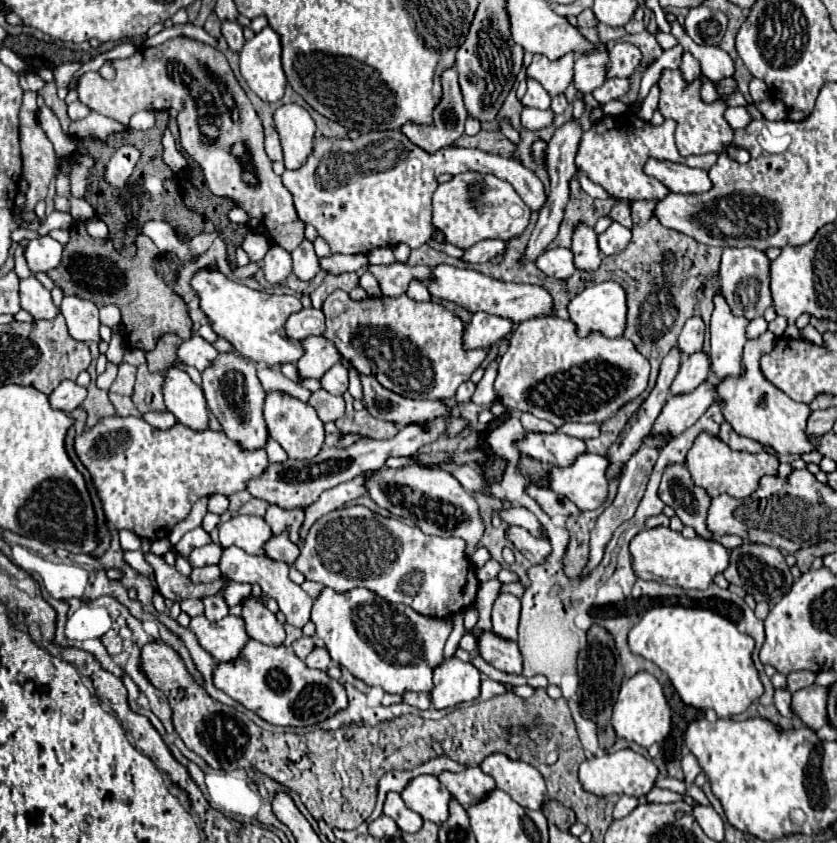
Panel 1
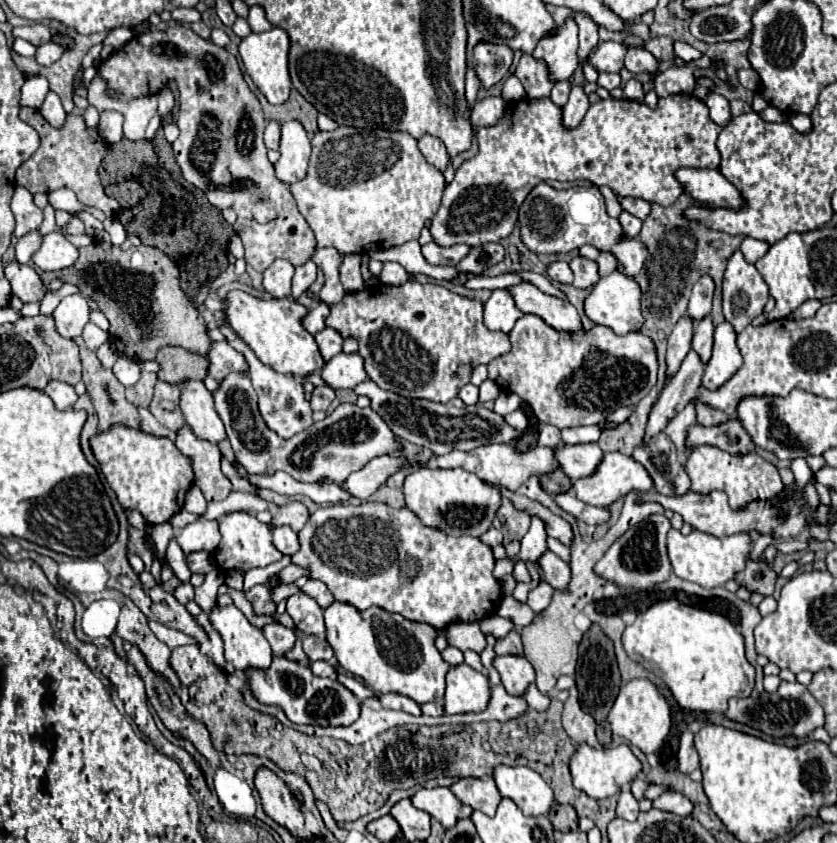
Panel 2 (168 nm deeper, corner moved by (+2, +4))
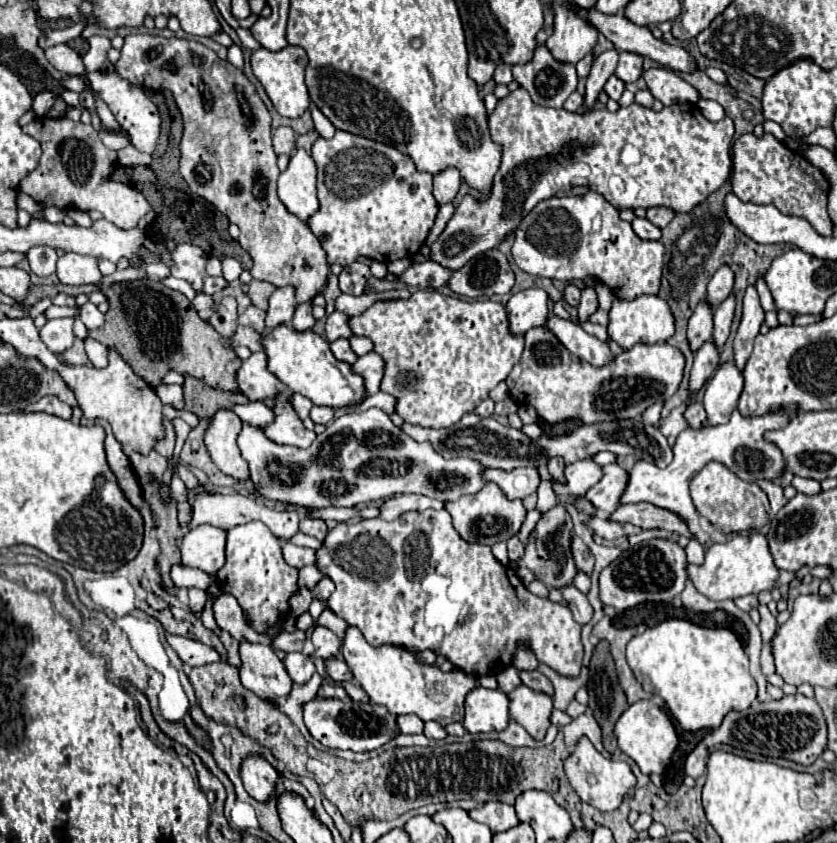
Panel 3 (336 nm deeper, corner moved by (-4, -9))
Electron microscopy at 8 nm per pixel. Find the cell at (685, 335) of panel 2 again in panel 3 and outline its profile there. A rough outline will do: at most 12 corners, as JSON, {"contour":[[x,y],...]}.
{"contour":[[700,301],[686,337],[694,353],[712,337],[712,307]]}

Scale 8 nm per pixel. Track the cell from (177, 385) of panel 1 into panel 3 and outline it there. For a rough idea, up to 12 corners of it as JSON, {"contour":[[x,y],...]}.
{"contour":[[220,409],[204,441],[218,469],[248,479],[236,445],[242,421]]}

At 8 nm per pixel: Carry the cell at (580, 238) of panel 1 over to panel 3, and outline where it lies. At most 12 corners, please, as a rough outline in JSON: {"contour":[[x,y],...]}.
{"contour":[[584,287],[578,319],[586,321],[596,309],[594,287]]}

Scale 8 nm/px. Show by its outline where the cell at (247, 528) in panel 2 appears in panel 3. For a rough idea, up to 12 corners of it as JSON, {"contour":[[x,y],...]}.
{"contour":[[262,521],[232,527],[216,573],[258,633],[288,613],[298,569]]}

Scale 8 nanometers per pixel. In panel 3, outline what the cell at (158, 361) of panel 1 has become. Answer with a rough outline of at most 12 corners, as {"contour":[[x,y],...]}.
{"contour":[[184,375],[184,407],[198,417],[248,403],[242,393],[212,389]]}

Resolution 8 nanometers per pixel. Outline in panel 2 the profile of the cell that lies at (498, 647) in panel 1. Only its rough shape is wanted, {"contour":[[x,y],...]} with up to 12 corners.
{"contour":[[498,656],[494,668],[512,696],[524,696],[536,680],[522,656]]}

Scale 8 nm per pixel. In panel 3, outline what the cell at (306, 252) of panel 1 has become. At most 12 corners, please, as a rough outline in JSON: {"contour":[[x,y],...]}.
{"contour":[[298,303],[292,319],[296,331],[312,329],[312,303]]}

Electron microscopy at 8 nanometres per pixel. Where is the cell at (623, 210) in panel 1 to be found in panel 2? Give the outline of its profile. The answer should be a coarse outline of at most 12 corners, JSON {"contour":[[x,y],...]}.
{"contour":[[622,198],[622,208],[642,220],[650,214],[650,202]]}

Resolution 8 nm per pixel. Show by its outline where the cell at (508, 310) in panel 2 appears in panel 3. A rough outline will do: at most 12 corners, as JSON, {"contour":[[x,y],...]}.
{"contour":[[534,287],[506,303],[508,329],[524,335],[548,317],[548,295]]}

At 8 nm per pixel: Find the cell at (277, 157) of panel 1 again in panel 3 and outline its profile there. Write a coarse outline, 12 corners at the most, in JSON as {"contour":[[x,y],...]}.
{"contour":[[290,127],[274,131],[276,155],[294,151],[296,135]]}

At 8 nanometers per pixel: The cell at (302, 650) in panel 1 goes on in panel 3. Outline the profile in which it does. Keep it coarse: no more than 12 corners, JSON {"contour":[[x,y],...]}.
{"contour":[[330,657],[326,673],[332,681],[350,681],[352,673],[344,659]]}

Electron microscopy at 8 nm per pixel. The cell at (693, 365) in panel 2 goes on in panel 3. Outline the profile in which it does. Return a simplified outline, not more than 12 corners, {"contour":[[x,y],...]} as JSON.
{"contour":[[706,341],[690,371],[688,395],[700,393],[718,367],[720,353]]}

